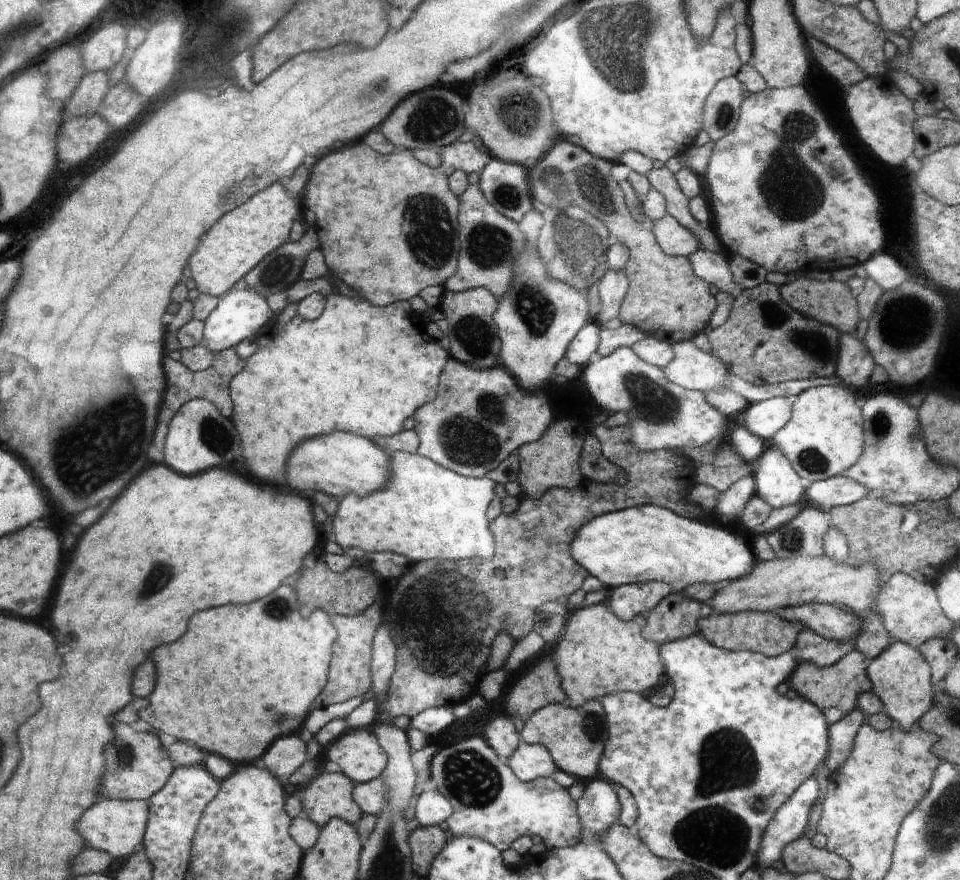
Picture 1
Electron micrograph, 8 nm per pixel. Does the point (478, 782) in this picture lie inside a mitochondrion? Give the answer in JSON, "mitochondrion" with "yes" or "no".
{"mitochondrion":"yes"}

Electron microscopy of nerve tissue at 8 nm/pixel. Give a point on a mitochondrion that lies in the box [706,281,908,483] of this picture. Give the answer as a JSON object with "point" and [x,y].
{"point":[772,317]}

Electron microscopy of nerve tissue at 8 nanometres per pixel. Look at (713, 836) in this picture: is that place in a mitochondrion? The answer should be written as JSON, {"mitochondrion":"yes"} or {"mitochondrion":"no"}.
{"mitochondrion":"yes"}

